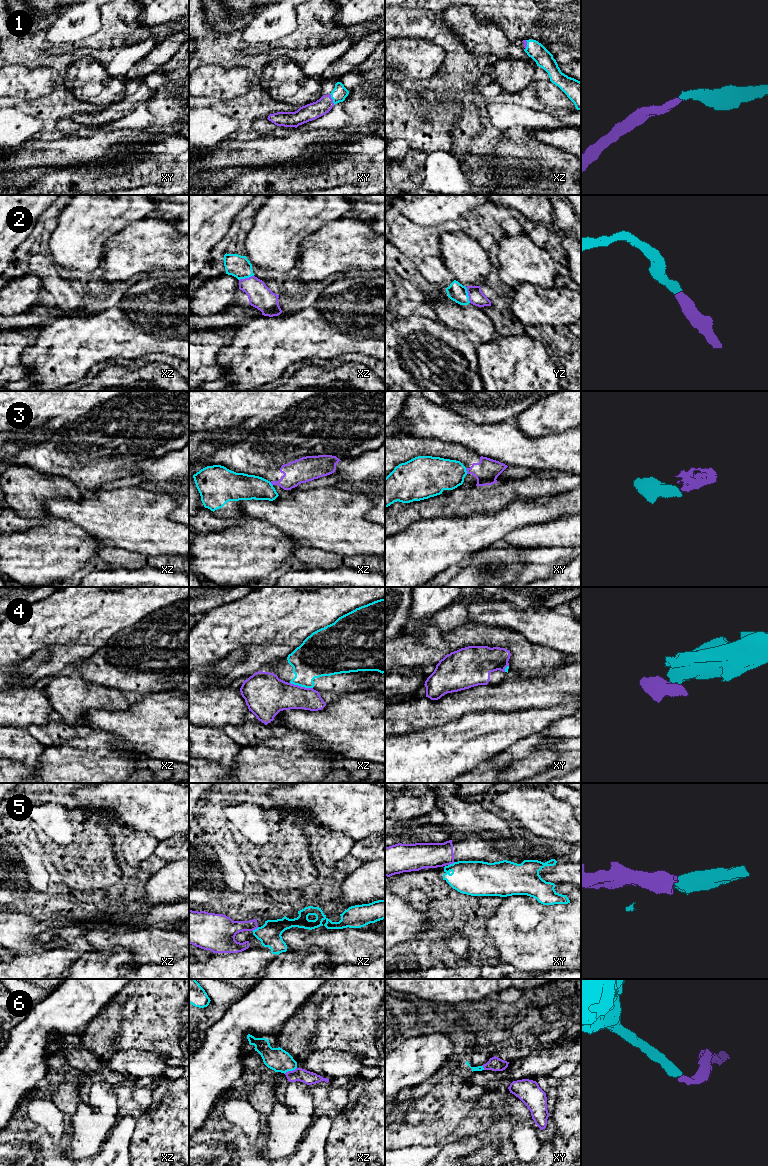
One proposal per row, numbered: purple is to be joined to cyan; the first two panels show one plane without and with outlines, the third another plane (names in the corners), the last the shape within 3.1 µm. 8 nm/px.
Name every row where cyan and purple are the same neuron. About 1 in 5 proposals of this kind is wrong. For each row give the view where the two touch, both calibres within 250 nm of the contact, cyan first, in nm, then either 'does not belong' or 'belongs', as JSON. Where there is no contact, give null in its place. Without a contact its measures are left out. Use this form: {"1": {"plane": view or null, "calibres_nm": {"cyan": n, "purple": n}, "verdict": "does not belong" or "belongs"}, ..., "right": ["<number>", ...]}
{"1": {"plane": "xy", "calibres_nm": {"cyan": 120, "purple": 140}, "verdict": "belongs"}, "2": {"plane": "yz", "calibres_nm": {"cyan": 150, "purple": 130}, "verdict": "belongs"}, "3": {"plane": "xy", "calibres_nm": {"cyan": 280, "purple": 190}, "verdict": "does not belong"}, "4": {"plane": "xz", "calibres_nm": {"cyan": 320, "purple": 280}, "verdict": "does not belong"}, "5": {"plane": "xy", "calibres_nm": {"cyan": 280, "purple": 200}, "verdict": "does not belong"}, "6": {"plane": "xz", "calibres_nm": {"cyan": 190, "purple": 110}, "verdict": "belongs"}, "right": ["1", "2", "6"]}

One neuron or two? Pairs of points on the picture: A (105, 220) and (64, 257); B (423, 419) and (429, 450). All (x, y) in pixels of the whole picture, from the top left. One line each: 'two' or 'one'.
A: one
B: two

